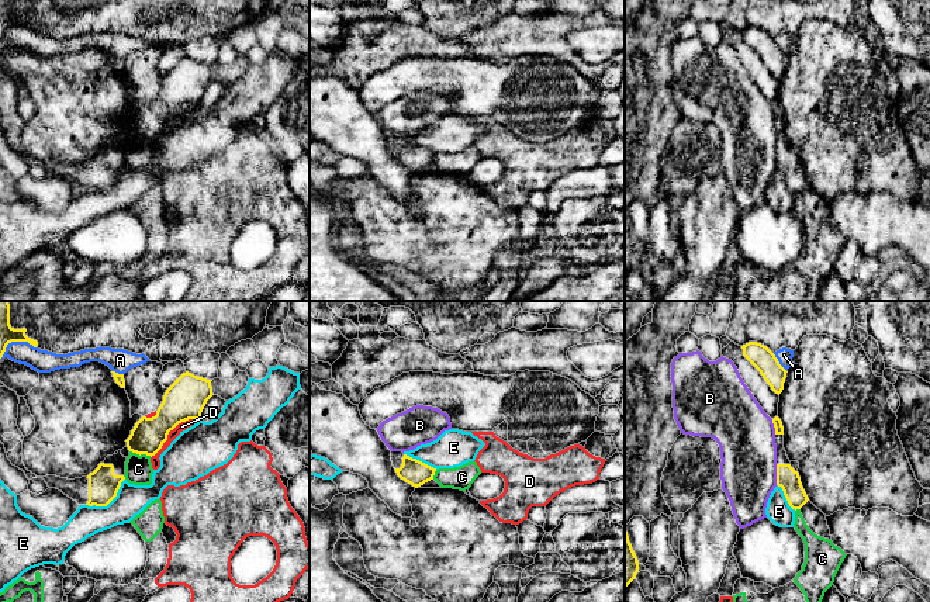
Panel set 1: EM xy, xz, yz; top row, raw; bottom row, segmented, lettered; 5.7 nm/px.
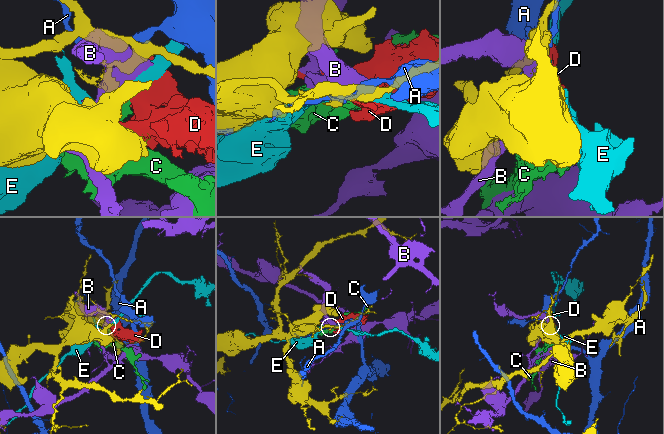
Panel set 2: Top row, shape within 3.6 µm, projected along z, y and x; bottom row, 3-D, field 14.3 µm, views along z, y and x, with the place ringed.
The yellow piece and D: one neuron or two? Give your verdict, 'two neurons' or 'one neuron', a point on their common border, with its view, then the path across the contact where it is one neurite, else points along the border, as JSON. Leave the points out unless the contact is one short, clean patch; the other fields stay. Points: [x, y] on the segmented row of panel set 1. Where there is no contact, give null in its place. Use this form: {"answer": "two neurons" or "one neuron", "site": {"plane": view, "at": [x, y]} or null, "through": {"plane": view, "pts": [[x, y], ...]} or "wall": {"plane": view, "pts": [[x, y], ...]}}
{"answer": "two neurons", "site": {"plane": "xy", "at": [172, 429]}}

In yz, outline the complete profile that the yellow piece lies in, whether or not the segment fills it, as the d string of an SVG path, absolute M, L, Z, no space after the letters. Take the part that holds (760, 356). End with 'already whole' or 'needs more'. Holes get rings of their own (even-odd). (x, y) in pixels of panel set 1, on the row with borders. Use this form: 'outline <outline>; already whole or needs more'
outline M749 342L741 349L743 356L760 371L771 390L779 395L788 371L779 364L775 354L767 346L757 342Z; already whole

